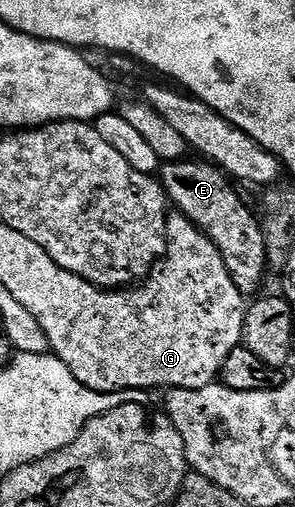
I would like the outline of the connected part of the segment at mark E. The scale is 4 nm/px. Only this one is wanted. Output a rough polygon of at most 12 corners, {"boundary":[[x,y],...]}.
{"boundary":[[207,159],[163,166],[165,194],[218,247],[246,299],[269,272],[261,218]]}

